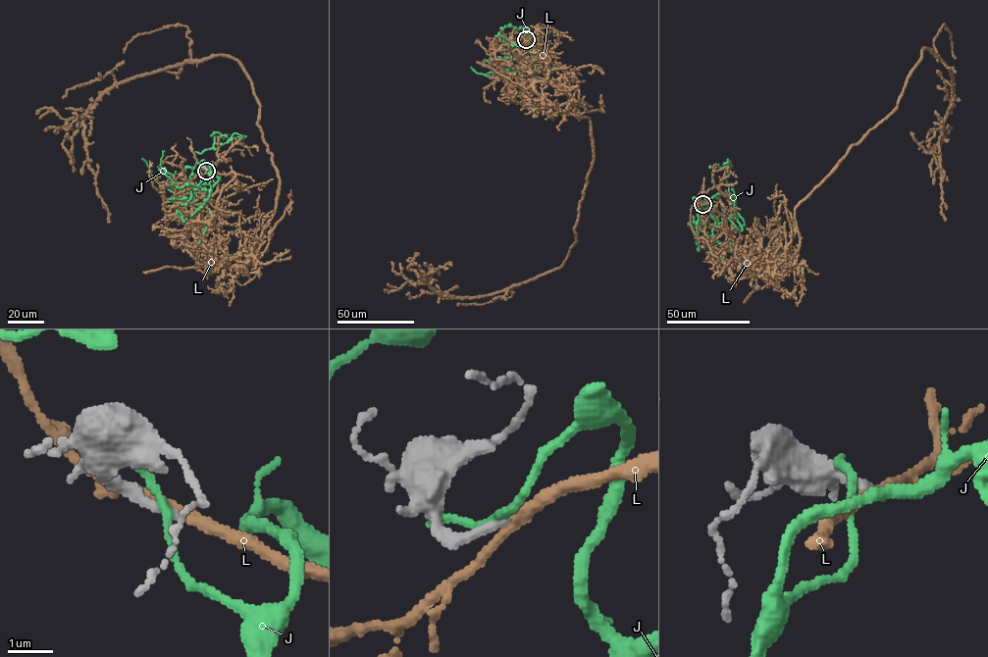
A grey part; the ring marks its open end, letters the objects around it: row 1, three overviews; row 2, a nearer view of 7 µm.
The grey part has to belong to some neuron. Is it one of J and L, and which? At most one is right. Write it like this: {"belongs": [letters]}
{"belongs": ["L"]}

